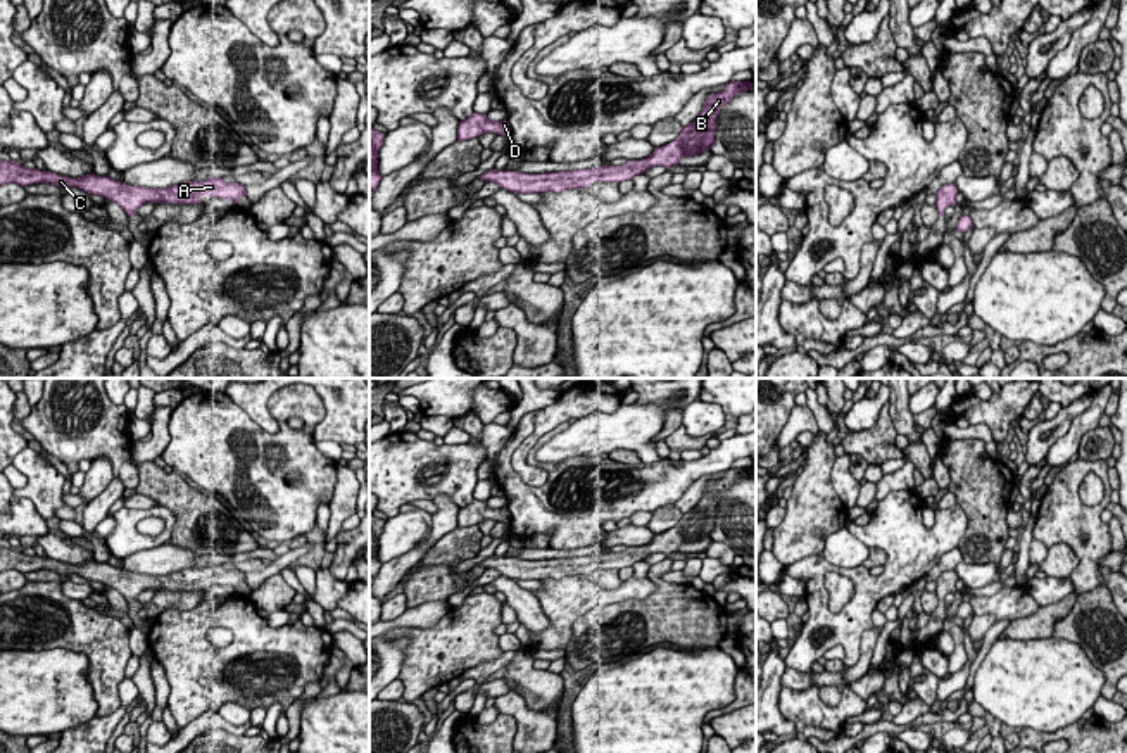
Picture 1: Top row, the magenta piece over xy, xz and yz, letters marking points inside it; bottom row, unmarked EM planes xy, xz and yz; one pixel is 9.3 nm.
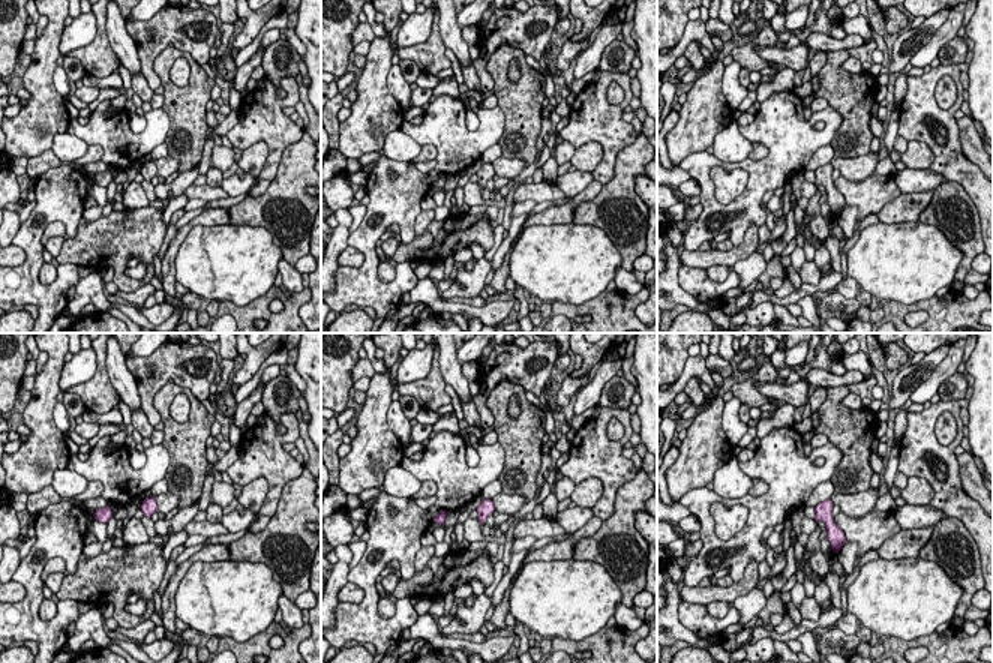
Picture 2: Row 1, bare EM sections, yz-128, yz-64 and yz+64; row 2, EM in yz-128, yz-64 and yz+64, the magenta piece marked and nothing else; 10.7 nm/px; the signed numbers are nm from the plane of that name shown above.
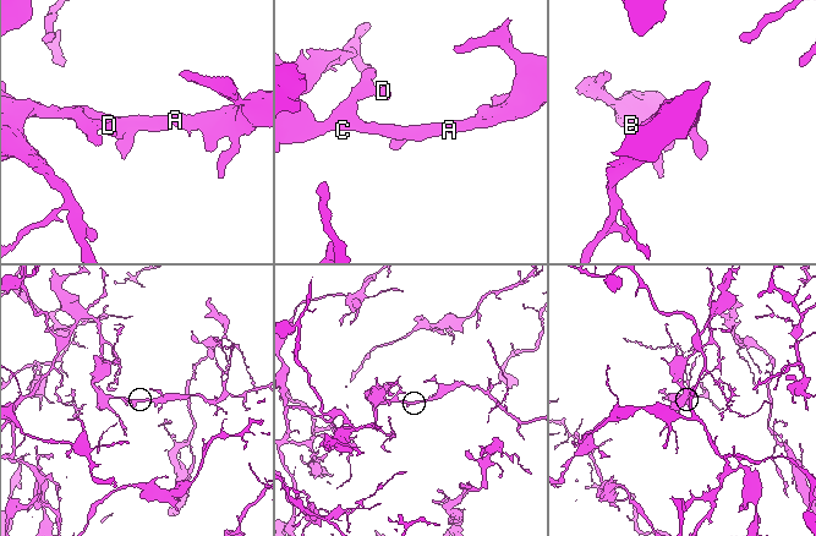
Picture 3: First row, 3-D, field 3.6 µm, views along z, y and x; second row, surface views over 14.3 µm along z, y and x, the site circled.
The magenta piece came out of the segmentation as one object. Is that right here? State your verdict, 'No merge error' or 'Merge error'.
No merge error

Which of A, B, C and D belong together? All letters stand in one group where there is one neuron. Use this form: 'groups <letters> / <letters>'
groups A B C D

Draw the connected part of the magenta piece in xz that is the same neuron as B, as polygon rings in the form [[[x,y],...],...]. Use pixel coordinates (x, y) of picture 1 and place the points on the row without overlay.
[[[730,468],[723,478],[706,484],[699,503],[682,515],[680,522],[663,532],[654,534],[654,539],[640,547],[626,547],[621,553],[597,553],[590,556],[575,556],[561,560],[528,561],[519,558],[485,558],[480,565],[488,570],[494,568],[501,575],[518,580],[542,580],[564,579],[571,575],[587,575],[592,568],[625,568],[644,561],[652,553],[678,553],[683,544],[702,541],[709,537],[715,528],[716,508],[720,494],[728,490],[742,478],[754,477],[749,468]]]

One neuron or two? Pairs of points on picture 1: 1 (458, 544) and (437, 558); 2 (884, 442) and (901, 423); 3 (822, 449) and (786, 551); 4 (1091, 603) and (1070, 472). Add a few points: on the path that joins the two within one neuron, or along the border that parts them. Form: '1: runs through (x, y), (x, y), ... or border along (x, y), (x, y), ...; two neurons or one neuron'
1: runs through (453, 548), (442, 555); one neuron
2: border along (887, 401), (887, 411), (898, 434); two neurons
3: runs through (815, 475), (813, 512), (806, 525); one neuron
4: border along (1108, 588), (1096, 586), (1077, 594); two neurons

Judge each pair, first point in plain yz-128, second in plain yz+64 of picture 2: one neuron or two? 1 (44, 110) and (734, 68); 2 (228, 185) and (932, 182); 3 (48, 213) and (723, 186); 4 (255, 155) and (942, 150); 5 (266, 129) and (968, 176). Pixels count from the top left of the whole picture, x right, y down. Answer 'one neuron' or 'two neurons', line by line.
1: two neurons
2: one neuron
3: two neurons
4: two neurons
5: one neuron

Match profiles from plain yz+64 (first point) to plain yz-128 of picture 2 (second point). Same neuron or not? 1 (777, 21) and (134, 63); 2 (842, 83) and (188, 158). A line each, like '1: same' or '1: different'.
1: same
2: same

